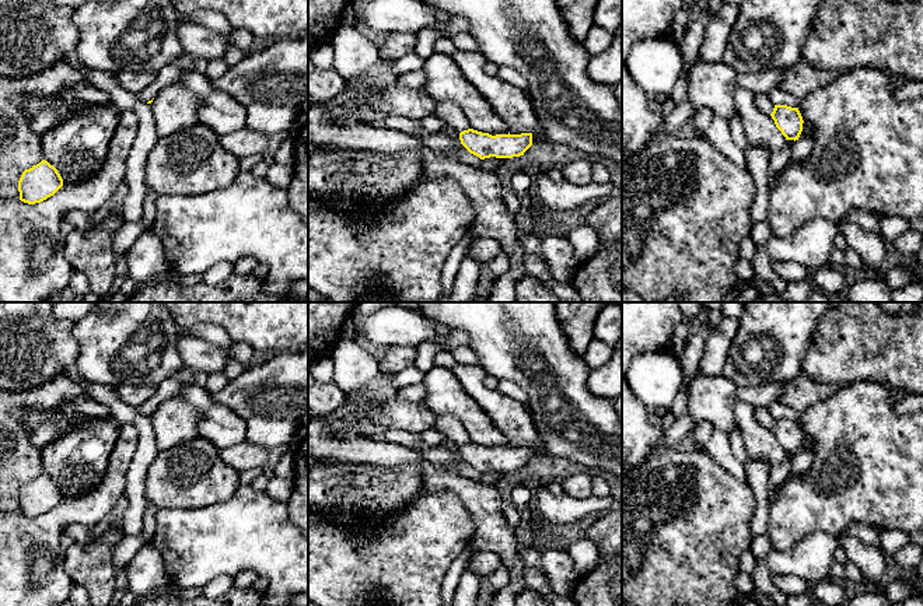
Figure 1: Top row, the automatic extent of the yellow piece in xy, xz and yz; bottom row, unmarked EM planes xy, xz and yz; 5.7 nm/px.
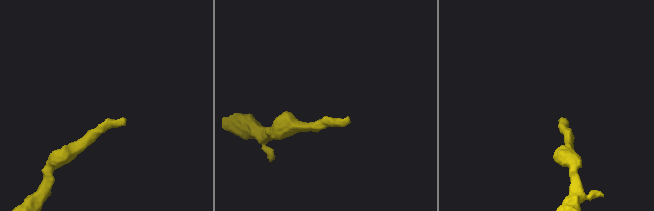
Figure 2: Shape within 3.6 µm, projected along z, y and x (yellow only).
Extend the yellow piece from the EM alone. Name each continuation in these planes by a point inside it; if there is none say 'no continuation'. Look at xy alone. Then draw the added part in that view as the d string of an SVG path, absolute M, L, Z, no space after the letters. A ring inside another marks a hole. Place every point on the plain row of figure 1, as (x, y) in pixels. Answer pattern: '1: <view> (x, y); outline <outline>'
no continuation

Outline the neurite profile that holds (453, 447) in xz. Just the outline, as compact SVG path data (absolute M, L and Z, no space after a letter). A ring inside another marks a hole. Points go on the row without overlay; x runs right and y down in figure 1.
M445 437L445 444L444 448L450 451L452 460L455 462L455 465L458 466L469 466L459 453L459 444L454 442L452 439L450 439L448 437Z

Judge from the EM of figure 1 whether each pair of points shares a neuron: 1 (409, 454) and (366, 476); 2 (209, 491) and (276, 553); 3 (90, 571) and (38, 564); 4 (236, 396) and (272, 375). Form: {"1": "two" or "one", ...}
{"1": "two", "2": "two", "3": "two", "4": "one"}

